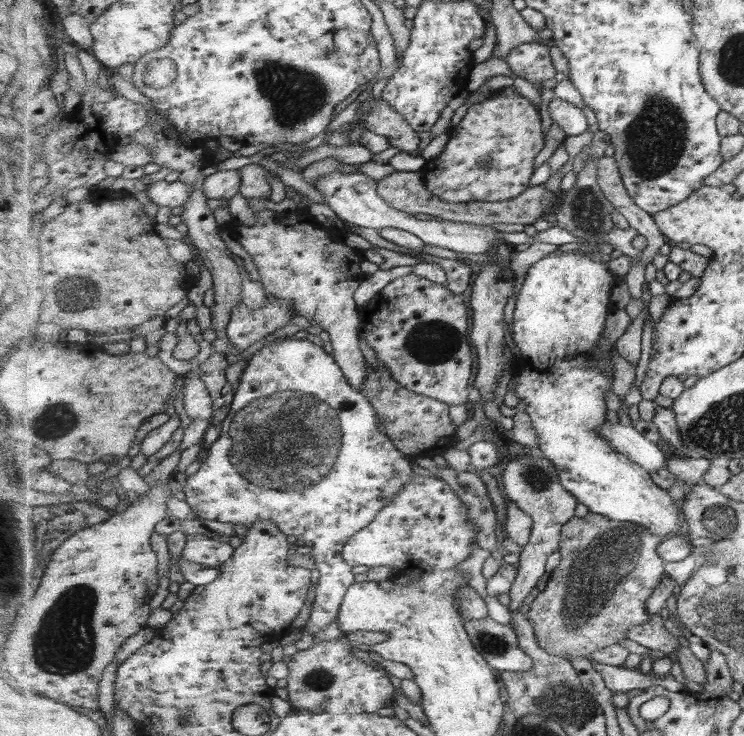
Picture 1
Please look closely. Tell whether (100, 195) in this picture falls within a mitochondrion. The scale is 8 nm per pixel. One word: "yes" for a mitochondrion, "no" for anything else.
no

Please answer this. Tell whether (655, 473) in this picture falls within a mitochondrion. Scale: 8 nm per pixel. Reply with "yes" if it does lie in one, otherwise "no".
no

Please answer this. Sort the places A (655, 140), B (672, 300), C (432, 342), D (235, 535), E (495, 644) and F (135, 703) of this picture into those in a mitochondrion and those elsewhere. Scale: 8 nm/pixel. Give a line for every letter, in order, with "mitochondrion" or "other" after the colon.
A: mitochondrion
B: other
C: mitochondrion
D: other
E: mitochondrion
F: other

